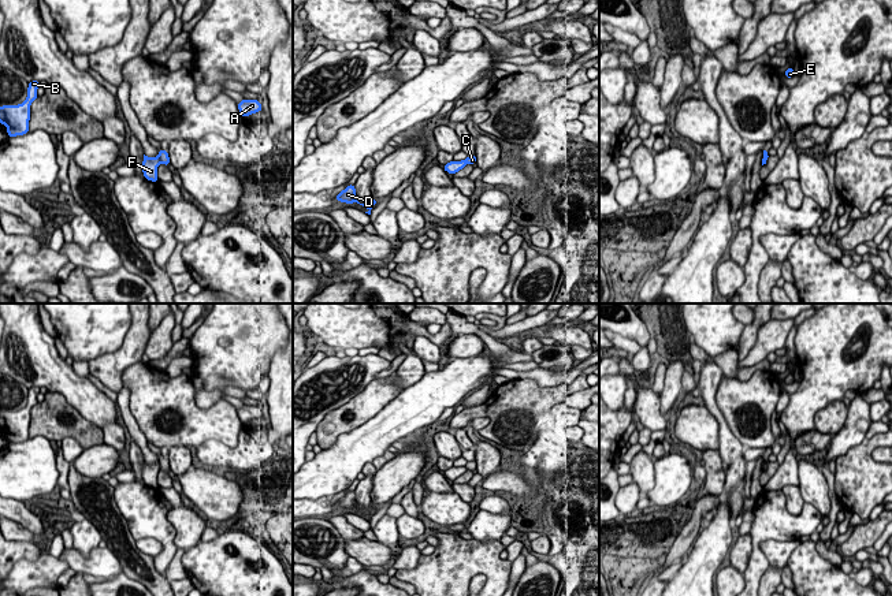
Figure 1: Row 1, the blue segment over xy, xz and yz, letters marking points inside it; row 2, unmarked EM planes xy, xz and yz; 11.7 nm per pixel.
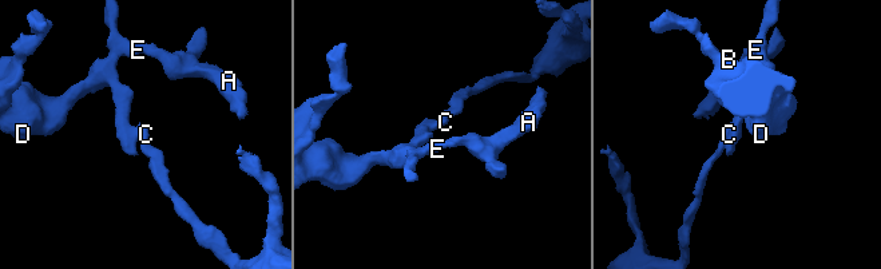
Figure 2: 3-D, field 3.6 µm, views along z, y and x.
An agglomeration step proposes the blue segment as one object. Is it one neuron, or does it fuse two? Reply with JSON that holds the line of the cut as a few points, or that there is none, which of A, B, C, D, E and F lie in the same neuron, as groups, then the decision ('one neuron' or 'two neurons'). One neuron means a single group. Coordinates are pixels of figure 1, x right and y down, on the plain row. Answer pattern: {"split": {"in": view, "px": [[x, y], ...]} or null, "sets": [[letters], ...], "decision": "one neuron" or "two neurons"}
{"split": {"in": "xy", "px": [[158, 462], [160, 468]]}, "sets": [["A", "B", "D", "E", "F"], ["C"]], "decision": "two neurons"}

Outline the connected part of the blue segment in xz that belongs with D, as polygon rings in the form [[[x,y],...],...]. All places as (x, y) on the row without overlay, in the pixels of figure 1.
[[[354,491],[346,492],[345,496],[342,496],[341,499],[337,500],[335,506],[341,507],[341,509],[346,509],[347,511],[352,511],[353,509],[360,510],[357,507]]]

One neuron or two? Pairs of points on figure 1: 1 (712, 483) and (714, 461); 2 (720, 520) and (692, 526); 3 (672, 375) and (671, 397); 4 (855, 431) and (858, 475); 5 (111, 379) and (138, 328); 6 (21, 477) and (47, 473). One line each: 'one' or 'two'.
1: one
2: two
3: one
4: two
5: one
6: one

